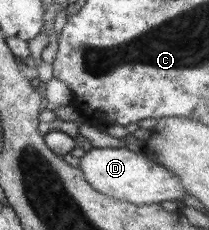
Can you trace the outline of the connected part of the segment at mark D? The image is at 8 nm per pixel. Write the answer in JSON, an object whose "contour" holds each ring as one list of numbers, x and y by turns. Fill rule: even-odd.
{"contour":[[90,148,84,151,77,165,82,170,84,180,96,192,106,194,110,198,126,201,141,206,160,204,161,201,182,201,184,188,178,178,168,168,164,168,154,156,144,153,136,154,128,148]]}

